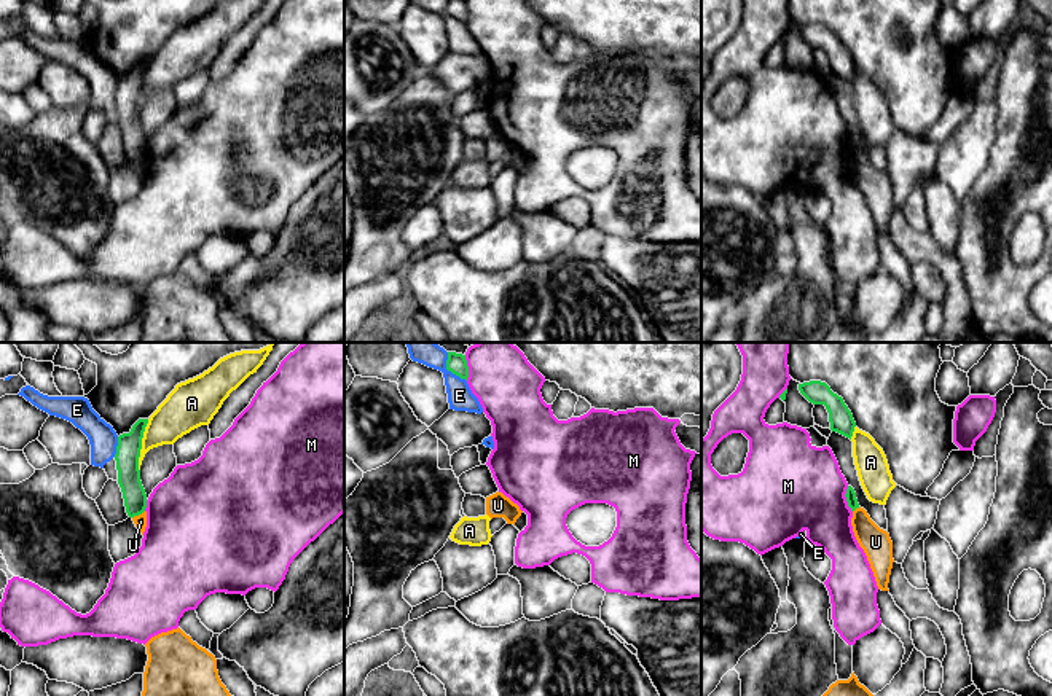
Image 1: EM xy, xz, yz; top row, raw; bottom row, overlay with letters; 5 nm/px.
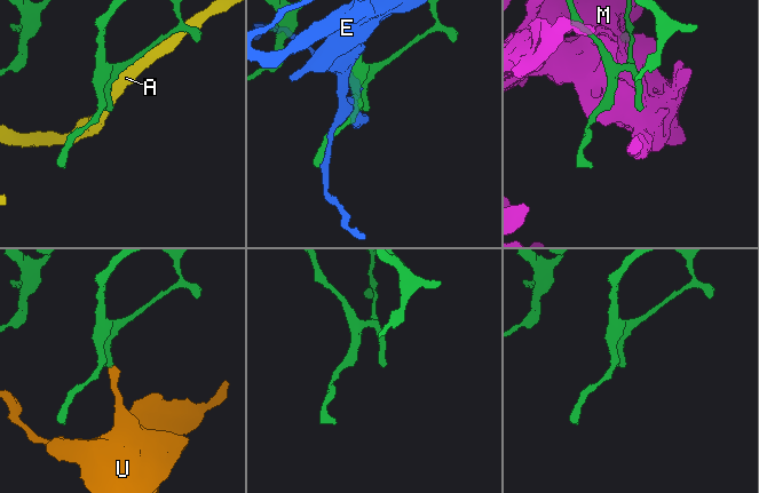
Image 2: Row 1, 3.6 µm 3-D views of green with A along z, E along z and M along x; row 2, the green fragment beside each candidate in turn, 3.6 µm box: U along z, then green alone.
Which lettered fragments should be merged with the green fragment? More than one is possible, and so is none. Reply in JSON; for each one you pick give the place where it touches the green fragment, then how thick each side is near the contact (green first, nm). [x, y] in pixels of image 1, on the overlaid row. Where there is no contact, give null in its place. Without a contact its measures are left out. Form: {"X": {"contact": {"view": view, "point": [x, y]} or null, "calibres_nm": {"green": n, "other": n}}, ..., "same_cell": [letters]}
{"same_cell": []}

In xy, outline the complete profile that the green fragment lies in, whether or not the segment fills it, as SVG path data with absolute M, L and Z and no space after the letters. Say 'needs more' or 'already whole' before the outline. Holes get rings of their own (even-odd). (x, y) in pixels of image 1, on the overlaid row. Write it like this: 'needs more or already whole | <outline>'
already whole | M139 419L129 433L118 436L115 454L118 484L121 487L126 513L129 518L142 514L147 508L147 494L142 486L139 470L142 438L147 424L148 419Z

